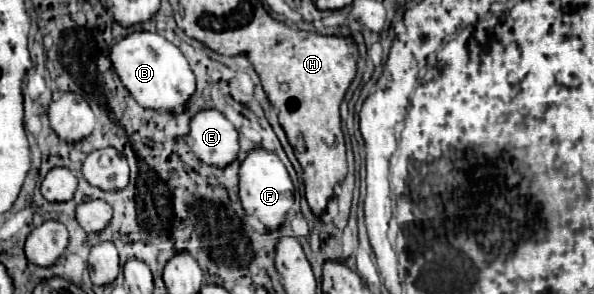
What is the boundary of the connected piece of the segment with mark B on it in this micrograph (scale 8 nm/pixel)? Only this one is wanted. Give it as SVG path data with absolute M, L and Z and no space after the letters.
M131 33L111 47L111 61L123 85L145 109L183 113L195 93L195 75L183 53L157 33Z

